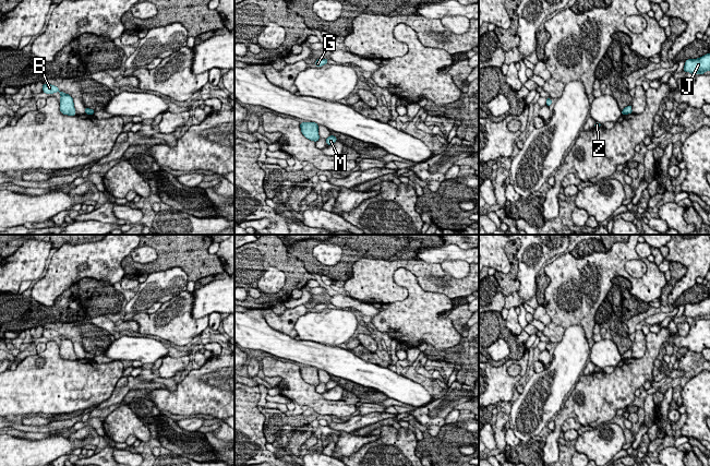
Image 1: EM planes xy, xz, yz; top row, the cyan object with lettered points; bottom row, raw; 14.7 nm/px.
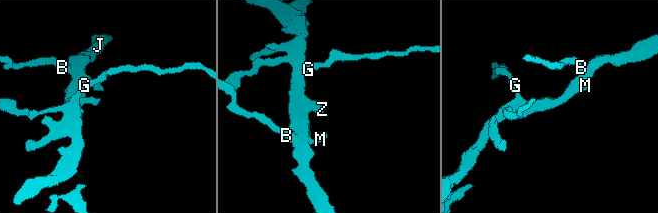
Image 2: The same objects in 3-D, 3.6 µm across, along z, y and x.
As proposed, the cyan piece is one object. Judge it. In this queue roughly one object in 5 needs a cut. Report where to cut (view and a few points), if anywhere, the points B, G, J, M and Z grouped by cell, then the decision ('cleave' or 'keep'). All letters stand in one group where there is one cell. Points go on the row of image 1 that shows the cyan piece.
no cut; B G J M Z; keep

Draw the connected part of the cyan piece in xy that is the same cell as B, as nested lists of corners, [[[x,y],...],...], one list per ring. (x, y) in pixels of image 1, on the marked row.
[[[45,83],[43,84],[43,92],[49,95],[51,95],[52,93],[59,92],[61,95],[61,98],[59,100],[61,113],[68,115],[68,116],[76,115],[73,98],[71,97],[71,95],[60,92],[58,86],[55,86],[51,84],[45,84]]]

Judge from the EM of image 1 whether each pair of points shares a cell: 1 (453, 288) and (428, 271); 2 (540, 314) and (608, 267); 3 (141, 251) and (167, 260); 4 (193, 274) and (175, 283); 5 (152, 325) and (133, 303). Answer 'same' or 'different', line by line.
1: same
2: different
3: different
4: different
5: different

